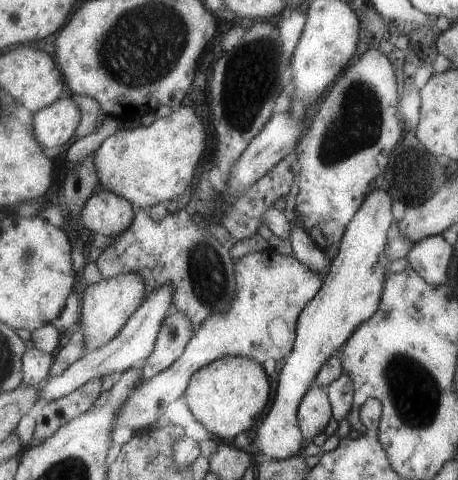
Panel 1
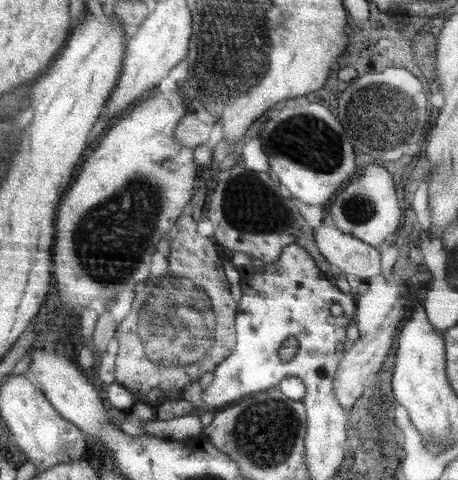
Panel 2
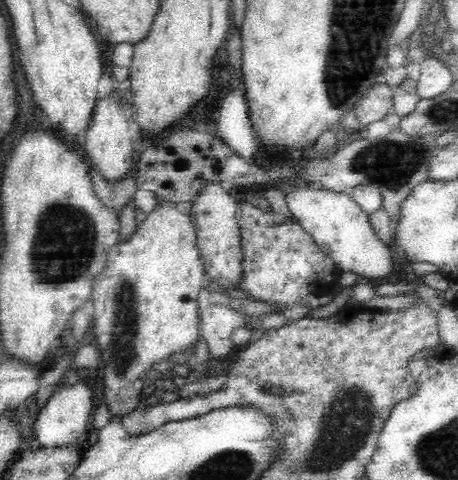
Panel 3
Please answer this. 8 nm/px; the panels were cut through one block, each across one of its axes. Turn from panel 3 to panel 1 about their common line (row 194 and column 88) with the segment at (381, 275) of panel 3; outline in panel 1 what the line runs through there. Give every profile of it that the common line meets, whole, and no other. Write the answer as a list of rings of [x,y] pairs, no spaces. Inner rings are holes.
[[[139,274],[119,276],[115,280],[101,280],[99,284],[89,286],[81,298],[81,320],[79,320],[87,348],[101,350],[109,342],[113,342],[127,326],[127,320],[133,318],[135,312],[145,302],[147,302],[147,288],[145,288],[143,276]]]

